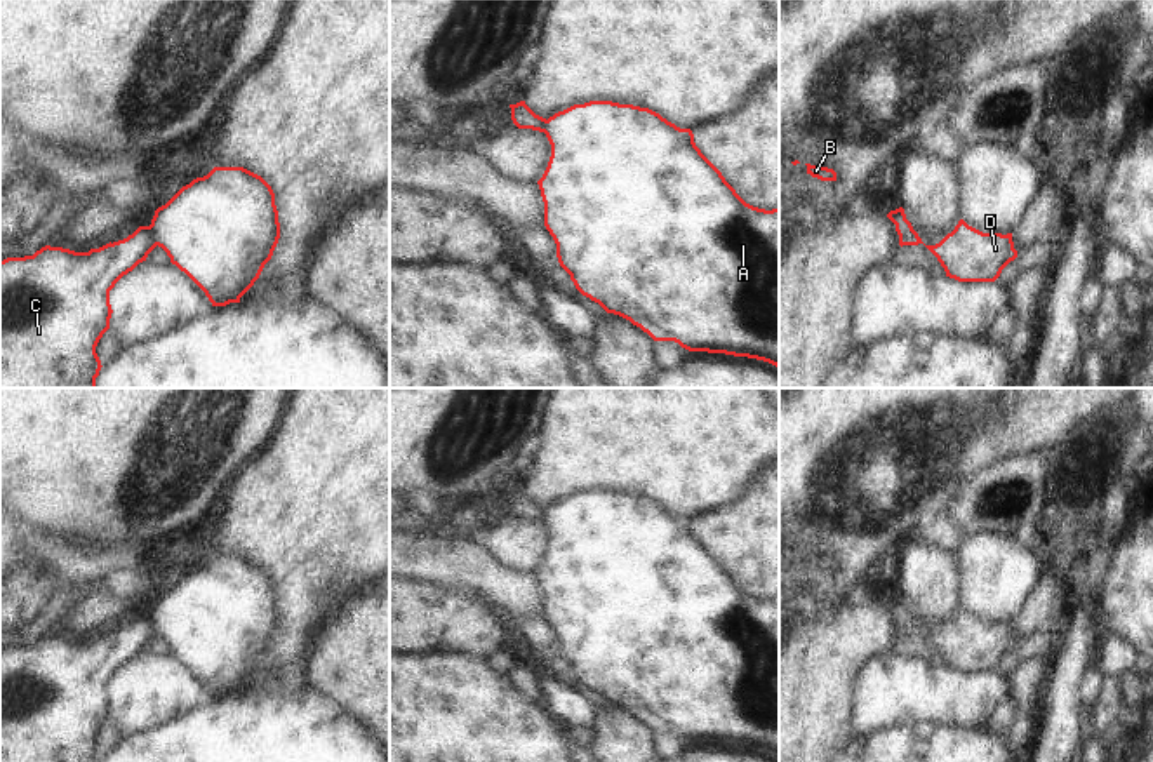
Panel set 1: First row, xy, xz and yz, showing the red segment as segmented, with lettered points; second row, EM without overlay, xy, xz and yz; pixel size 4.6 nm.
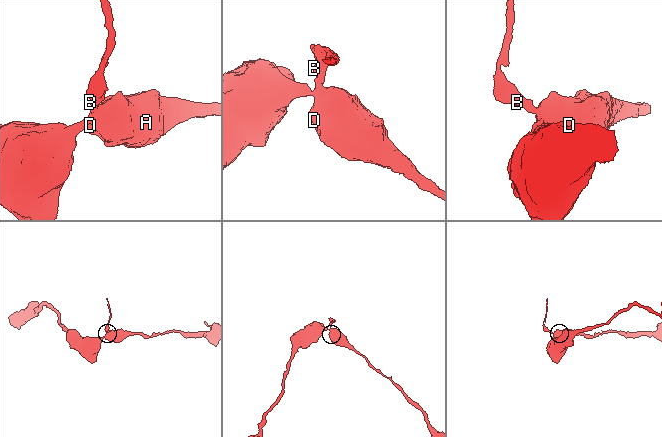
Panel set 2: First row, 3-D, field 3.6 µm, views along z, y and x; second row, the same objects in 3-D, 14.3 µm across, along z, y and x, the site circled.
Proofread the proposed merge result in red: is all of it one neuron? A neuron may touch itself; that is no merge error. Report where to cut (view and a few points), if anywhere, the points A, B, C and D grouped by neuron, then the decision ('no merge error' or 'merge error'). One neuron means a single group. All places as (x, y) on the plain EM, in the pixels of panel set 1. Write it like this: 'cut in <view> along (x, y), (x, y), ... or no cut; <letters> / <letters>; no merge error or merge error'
cut in xy along (150, 614), (159, 634); A B D / C; merge error

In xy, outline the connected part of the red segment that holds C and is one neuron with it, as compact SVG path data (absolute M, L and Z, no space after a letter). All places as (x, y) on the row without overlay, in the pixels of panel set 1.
M151 616L89 642L45 635L33 645L0 651L0 762L99 762L96 736L110 719L110 680L158 635Z

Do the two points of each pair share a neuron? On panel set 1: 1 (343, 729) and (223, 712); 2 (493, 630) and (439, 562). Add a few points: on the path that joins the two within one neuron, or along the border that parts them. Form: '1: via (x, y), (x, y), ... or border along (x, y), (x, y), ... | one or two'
1: via (313, 729), (253, 729) | one
2: border along (423, 581), (461, 590), (477, 599) | two

